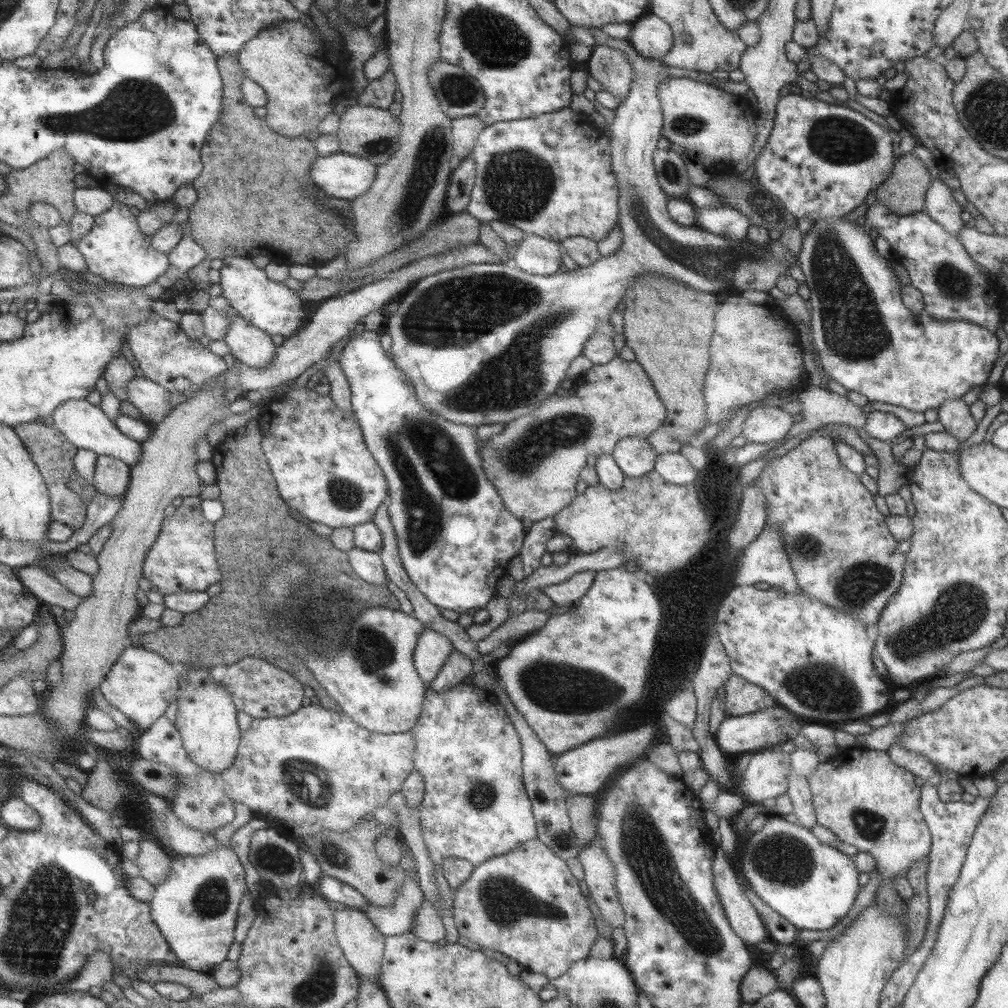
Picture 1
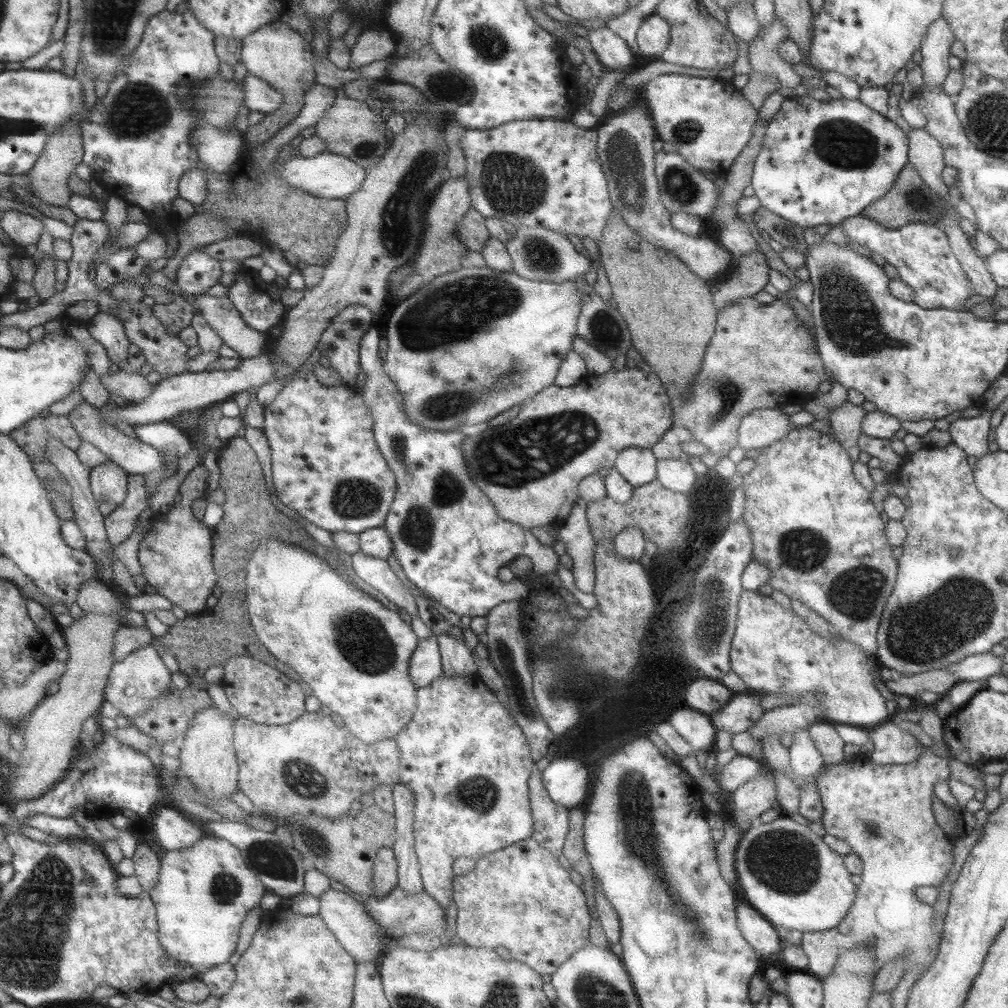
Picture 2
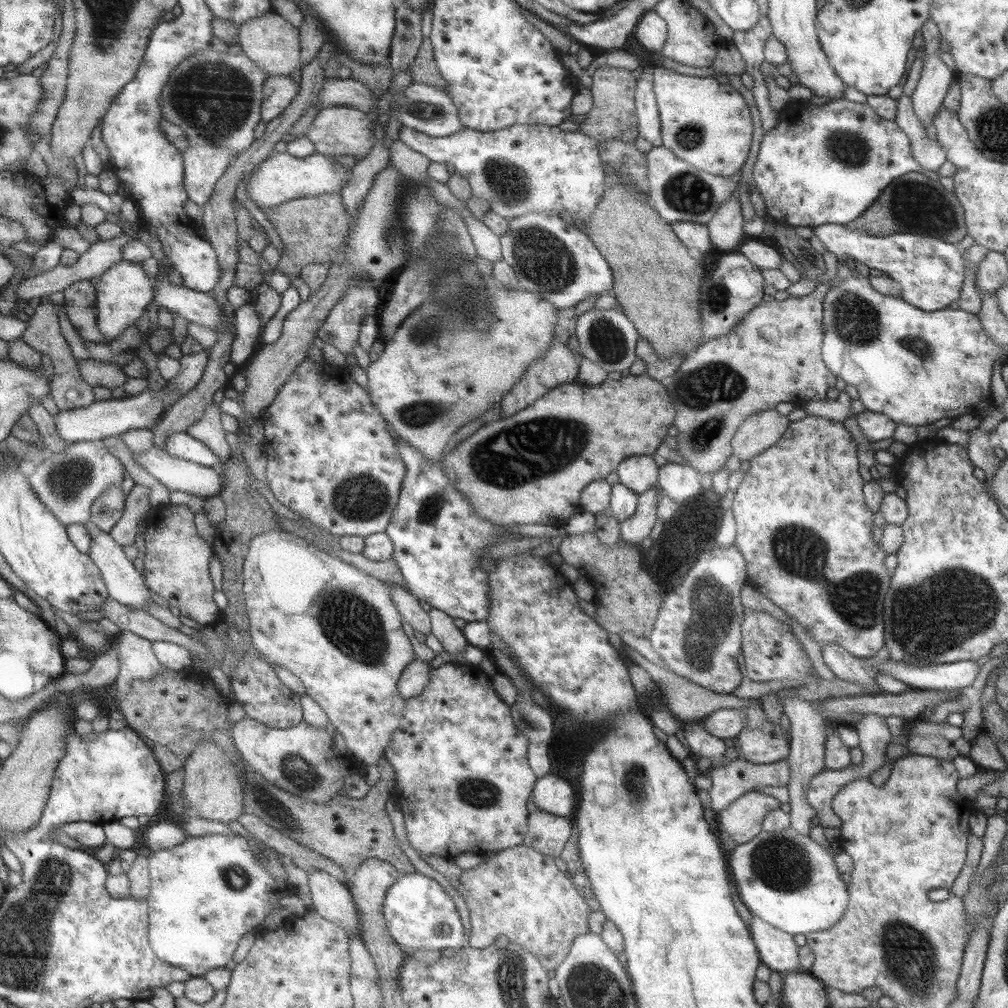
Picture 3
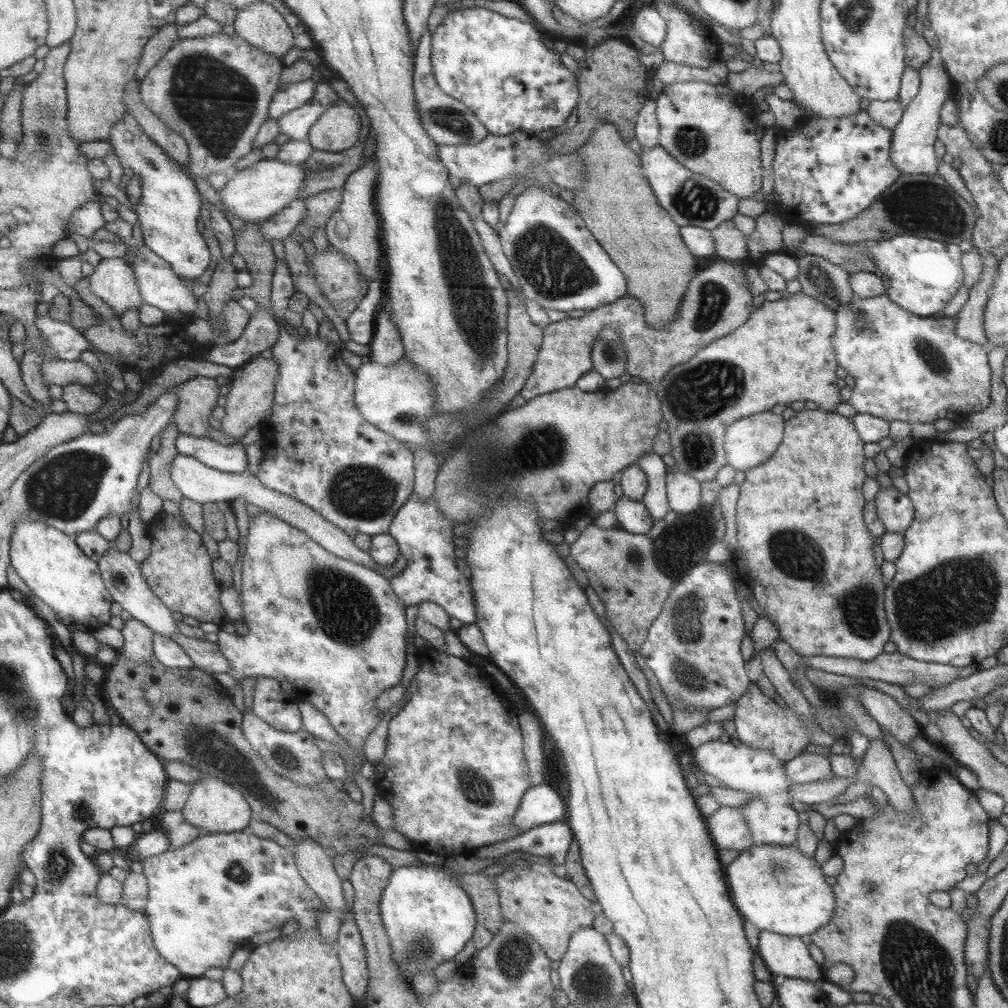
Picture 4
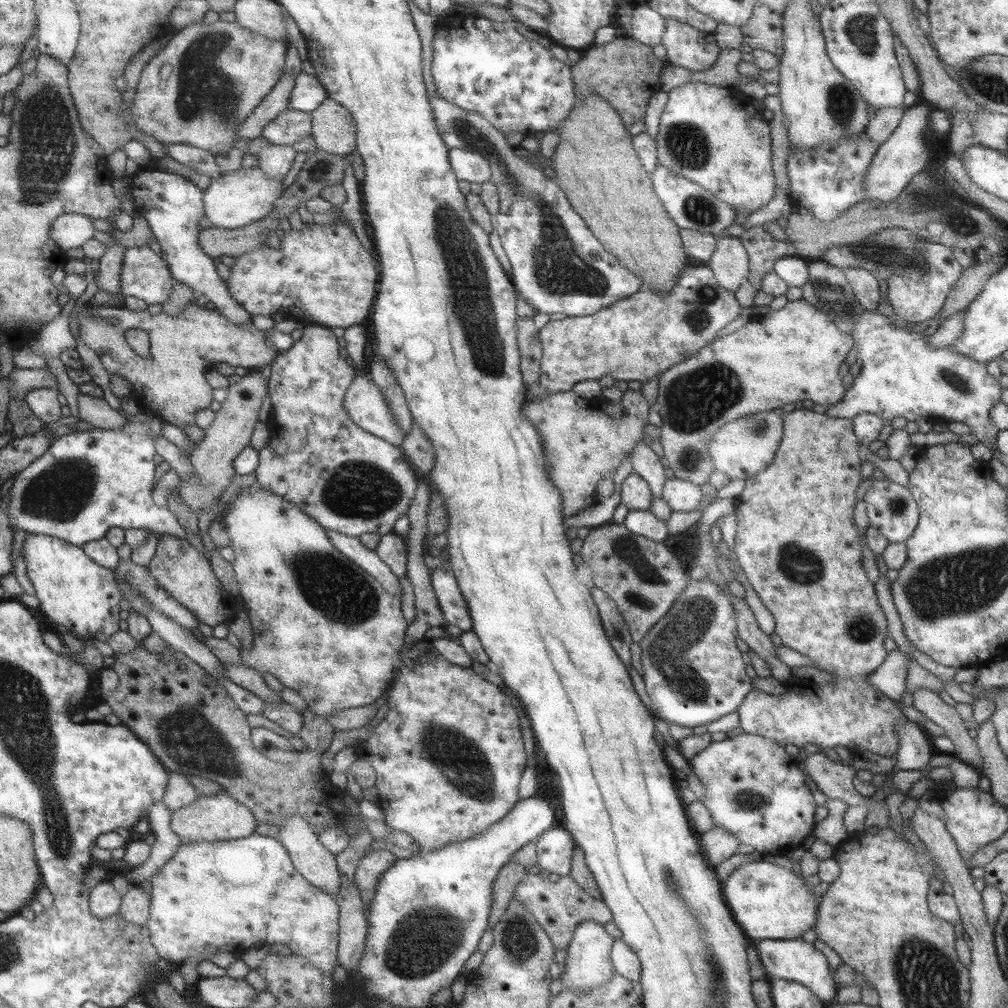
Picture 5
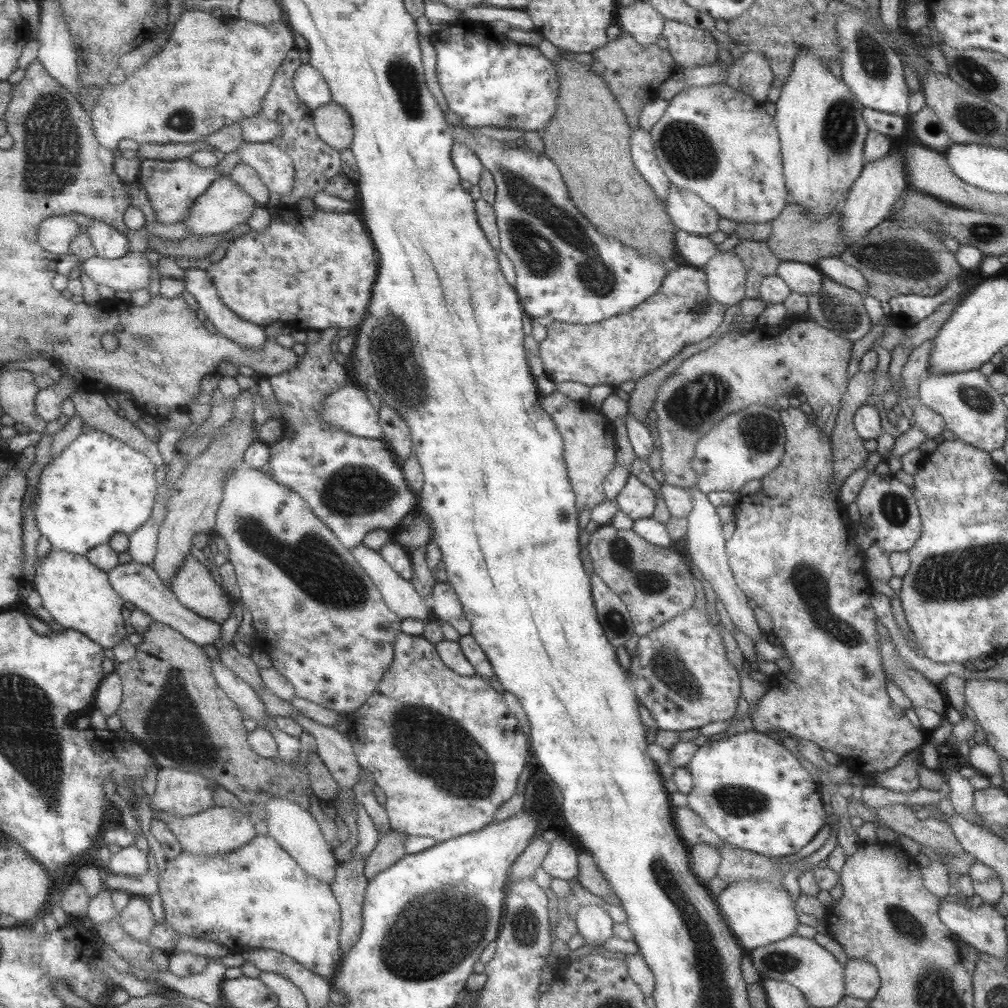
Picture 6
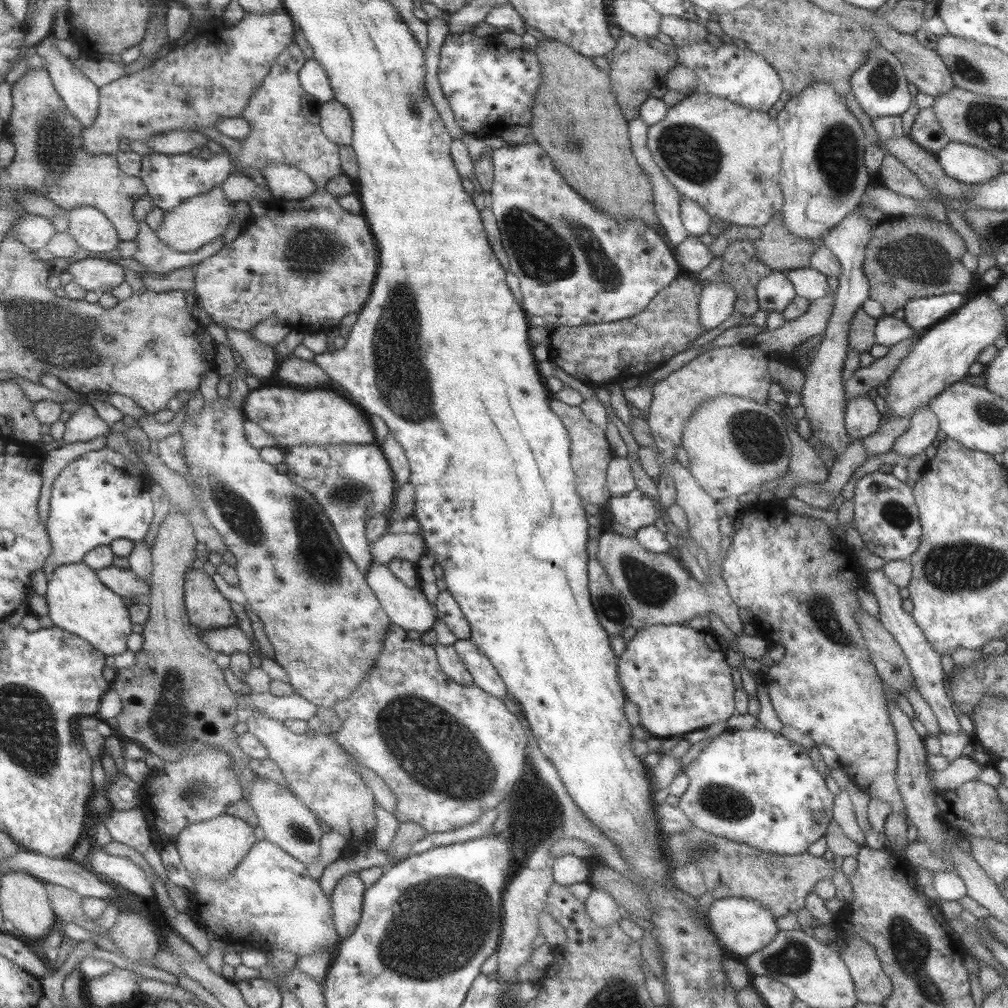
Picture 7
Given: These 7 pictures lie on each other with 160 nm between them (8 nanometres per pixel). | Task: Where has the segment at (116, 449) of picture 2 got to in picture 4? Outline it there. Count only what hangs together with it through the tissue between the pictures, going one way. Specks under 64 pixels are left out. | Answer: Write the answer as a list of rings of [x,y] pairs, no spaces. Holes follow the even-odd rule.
[[[177,453],[176,457],[171,461],[169,474],[170,479],[182,496],[193,500],[193,502],[205,504],[206,502],[217,503],[226,501],[230,503],[234,498],[241,497],[247,505],[254,504],[275,518],[300,530],[303,534],[307,534],[309,539],[313,540],[313,542],[317,543],[317,545],[321,546],[327,552],[339,558],[362,564],[370,569],[372,569],[373,565],[376,565],[374,560],[369,556],[368,551],[361,550],[353,545],[351,535],[345,534],[343,530],[327,522],[327,520],[319,516],[316,512],[313,512],[311,508],[305,506],[302,502],[263,486],[257,477],[253,477],[248,472],[221,472],[220,470],[209,468],[209,466],[199,462],[192,456]]]

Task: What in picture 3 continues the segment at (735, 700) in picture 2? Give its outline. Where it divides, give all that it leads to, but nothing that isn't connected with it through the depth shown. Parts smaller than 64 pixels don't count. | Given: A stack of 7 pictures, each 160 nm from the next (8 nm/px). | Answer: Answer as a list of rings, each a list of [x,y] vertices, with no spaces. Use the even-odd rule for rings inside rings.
[[[720,708],[710,712],[701,723],[709,734],[723,741],[736,738],[744,729],[746,718],[740,708]]]

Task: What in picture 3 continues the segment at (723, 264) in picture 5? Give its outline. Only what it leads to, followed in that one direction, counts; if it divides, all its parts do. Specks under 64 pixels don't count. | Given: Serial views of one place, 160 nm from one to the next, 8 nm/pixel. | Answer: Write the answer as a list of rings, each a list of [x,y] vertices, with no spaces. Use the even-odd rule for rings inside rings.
[[[737,188],[715,209],[713,216],[706,222],[708,237],[715,249],[725,253],[736,250],[736,246],[745,240],[748,235],[743,233],[741,226],[744,221],[741,217],[741,206],[737,201]]]

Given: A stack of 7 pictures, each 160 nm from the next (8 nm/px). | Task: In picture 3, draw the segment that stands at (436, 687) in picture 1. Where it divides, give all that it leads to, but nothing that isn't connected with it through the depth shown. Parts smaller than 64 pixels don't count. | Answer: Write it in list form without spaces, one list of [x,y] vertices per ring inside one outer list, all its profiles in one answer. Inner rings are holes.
[[[431,608],[430,633],[442,644],[443,650],[451,656],[460,656],[469,645],[461,630],[453,624],[453,618],[447,616],[442,610]]]

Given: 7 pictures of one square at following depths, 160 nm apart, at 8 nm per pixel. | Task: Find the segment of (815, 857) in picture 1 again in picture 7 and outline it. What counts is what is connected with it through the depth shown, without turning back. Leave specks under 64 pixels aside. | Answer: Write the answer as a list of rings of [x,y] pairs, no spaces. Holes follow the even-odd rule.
[[[748,898],[715,899],[709,906],[705,918],[719,944],[726,950],[727,956],[739,961],[767,946],[779,931],[775,925],[777,919],[772,912],[760,902]]]

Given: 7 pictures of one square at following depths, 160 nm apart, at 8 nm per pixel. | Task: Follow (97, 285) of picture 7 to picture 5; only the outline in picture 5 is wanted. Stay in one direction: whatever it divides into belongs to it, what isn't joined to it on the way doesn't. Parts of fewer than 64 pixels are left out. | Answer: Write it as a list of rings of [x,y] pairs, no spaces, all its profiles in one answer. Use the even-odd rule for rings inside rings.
[[[147,245],[130,246],[124,252],[119,271],[122,298],[133,296],[147,305],[163,305],[175,280],[167,264]]]

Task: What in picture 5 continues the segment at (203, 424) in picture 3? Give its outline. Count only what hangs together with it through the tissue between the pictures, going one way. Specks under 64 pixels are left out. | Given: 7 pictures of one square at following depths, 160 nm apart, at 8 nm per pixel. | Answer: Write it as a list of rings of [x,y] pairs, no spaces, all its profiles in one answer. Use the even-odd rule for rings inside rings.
[[[195,303],[187,305],[177,317],[169,317],[163,312],[150,316],[147,310],[133,312],[121,307],[101,306],[95,307],[94,313],[89,315],[85,308],[78,314],[78,319],[81,341],[97,354],[110,376],[119,374],[130,382],[137,406],[180,429],[193,424],[195,413],[213,402],[212,388],[204,378],[212,364],[226,362],[234,367],[260,370],[262,366],[270,366],[280,353],[265,341],[265,334],[252,323],[237,326],[210,306],[199,307]],[[110,317],[117,319],[115,326],[105,322],[105,318]],[[129,329],[147,333],[150,343],[147,358],[137,355],[125,342],[125,331]]]

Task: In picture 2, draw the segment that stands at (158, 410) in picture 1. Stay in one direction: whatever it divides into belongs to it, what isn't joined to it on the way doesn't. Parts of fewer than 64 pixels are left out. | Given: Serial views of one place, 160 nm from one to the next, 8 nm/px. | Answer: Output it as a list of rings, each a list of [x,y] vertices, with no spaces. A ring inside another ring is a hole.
[[[129,369],[104,374],[100,381],[110,395],[121,397],[128,403],[145,401],[154,389],[154,384],[150,384],[143,375],[130,372]]]

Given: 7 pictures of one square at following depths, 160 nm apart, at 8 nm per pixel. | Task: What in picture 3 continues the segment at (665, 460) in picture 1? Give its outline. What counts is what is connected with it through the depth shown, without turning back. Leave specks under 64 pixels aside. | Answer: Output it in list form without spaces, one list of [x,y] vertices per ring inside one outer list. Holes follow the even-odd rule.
[[[666,463],[659,466],[657,485],[675,502],[683,502],[686,498],[700,491],[700,475],[687,464]]]

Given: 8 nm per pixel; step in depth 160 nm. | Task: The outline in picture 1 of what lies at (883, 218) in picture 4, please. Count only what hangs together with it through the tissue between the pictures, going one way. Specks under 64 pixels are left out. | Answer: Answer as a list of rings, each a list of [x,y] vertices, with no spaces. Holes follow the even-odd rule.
[[[912,152],[899,155],[890,173],[875,188],[876,200],[900,215],[924,210],[924,196],[931,176]]]

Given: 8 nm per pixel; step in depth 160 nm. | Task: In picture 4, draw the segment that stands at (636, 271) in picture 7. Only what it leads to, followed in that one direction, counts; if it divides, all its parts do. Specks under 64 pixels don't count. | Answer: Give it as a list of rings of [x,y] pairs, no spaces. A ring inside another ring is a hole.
[[[426,28],[417,43],[412,72],[414,106],[416,106],[415,110],[421,128],[435,143],[444,145],[477,144],[488,135],[487,129],[462,102],[441,92],[430,66],[430,42],[431,35]],[[525,189],[513,201],[512,209],[498,237],[502,251],[517,278],[518,289],[531,302],[545,310],[569,312],[572,310],[594,310],[627,296],[627,281],[609,259],[595,238],[585,228],[579,213],[557,196],[552,189]]]

